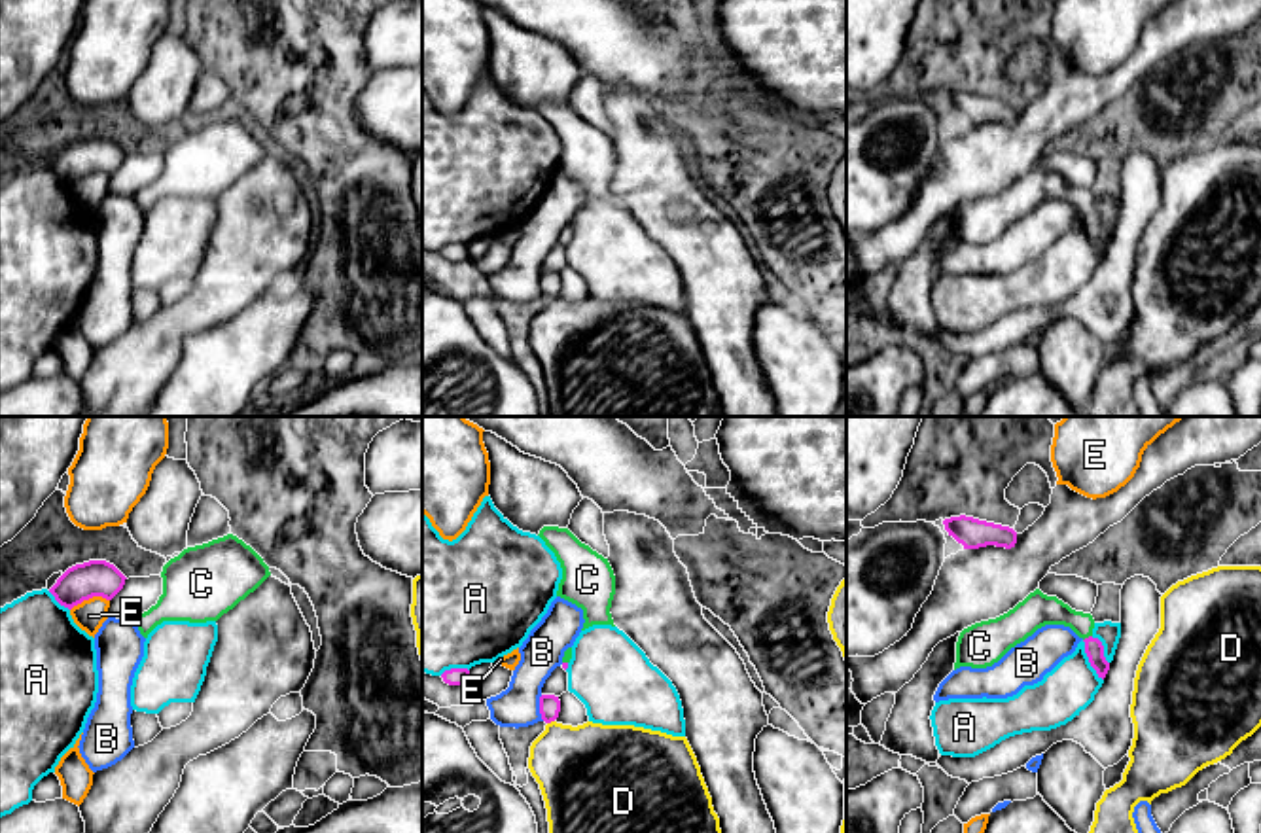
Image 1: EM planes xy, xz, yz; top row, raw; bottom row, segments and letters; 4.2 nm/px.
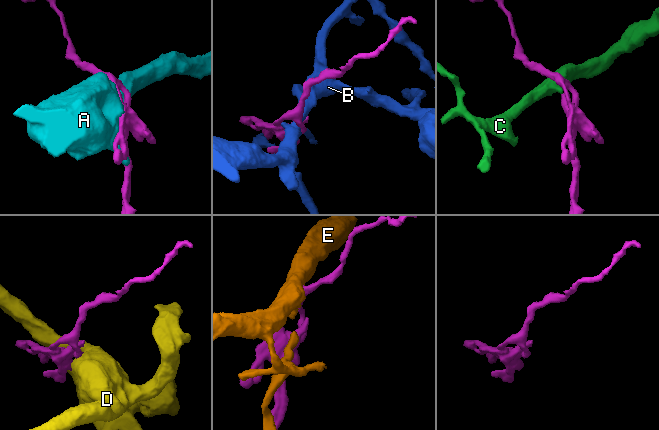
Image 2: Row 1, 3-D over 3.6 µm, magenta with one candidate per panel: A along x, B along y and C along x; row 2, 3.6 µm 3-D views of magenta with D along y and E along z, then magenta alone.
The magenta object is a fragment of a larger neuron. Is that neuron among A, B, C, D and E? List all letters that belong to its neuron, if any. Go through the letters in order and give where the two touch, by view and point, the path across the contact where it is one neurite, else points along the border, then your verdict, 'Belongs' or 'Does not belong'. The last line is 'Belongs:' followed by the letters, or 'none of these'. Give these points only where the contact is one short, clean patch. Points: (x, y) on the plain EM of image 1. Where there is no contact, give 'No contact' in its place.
A: Touches magenta at yz (1089, 237). Does not belong
B: Touches magenta at xz (540, 284). Does not belong
C: Touches magenta at yz (1089, 212). Path across: yz (1093, 222), (1089, 212), (1070, 194), (1038, 186). Belongs
D: Touches magenta at xz (550, 298). Does not belong
E: Touches magenta at xy (89, 173). Does not belong
Belongs: C

